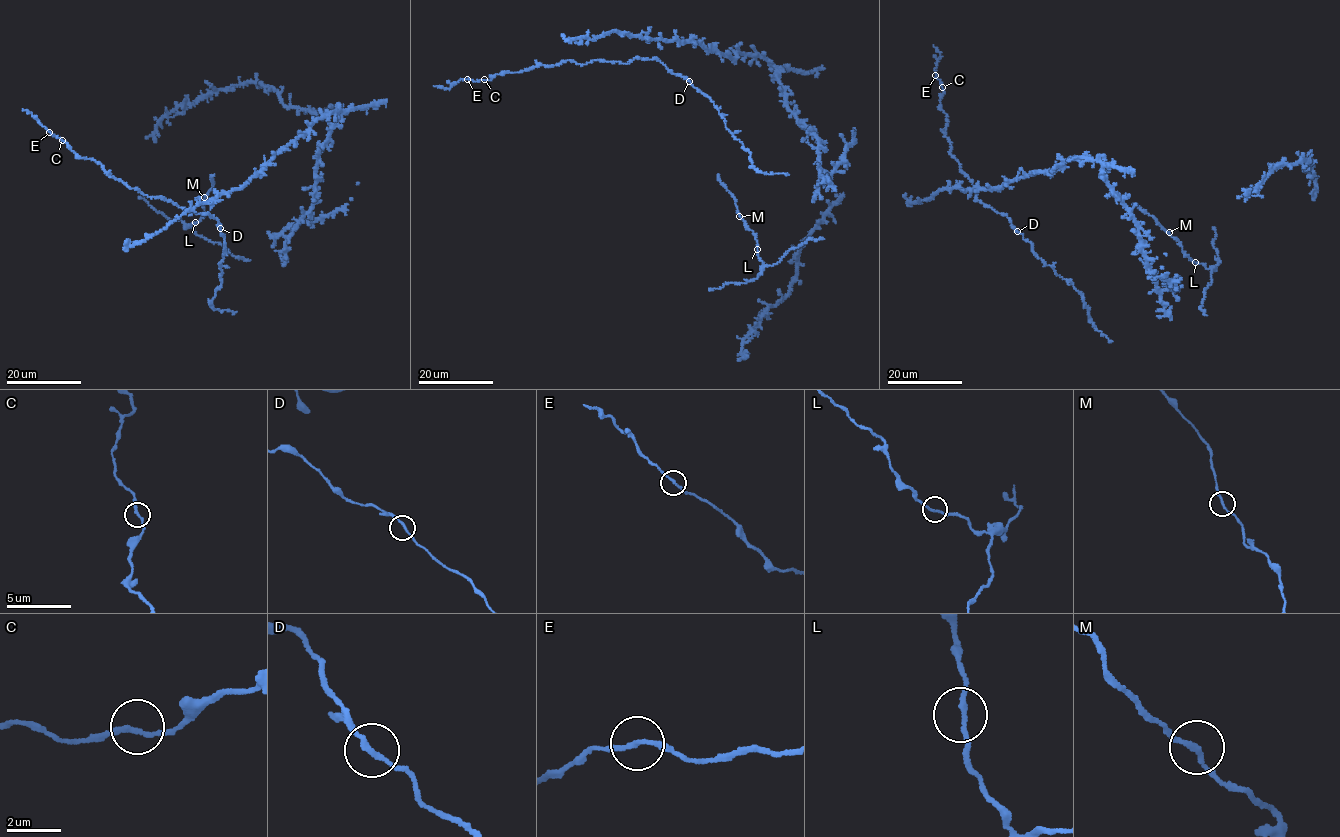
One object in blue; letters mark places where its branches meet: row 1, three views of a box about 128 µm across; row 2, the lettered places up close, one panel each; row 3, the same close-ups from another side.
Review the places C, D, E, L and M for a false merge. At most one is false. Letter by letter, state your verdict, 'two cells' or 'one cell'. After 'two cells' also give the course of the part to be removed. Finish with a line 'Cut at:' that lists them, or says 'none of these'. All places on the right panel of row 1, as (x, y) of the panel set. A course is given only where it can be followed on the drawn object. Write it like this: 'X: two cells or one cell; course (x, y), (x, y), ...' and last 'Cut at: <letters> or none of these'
C: one cell
D: one cell
E: one cell
L: one cell
M: one cell
Cut at: none of these

